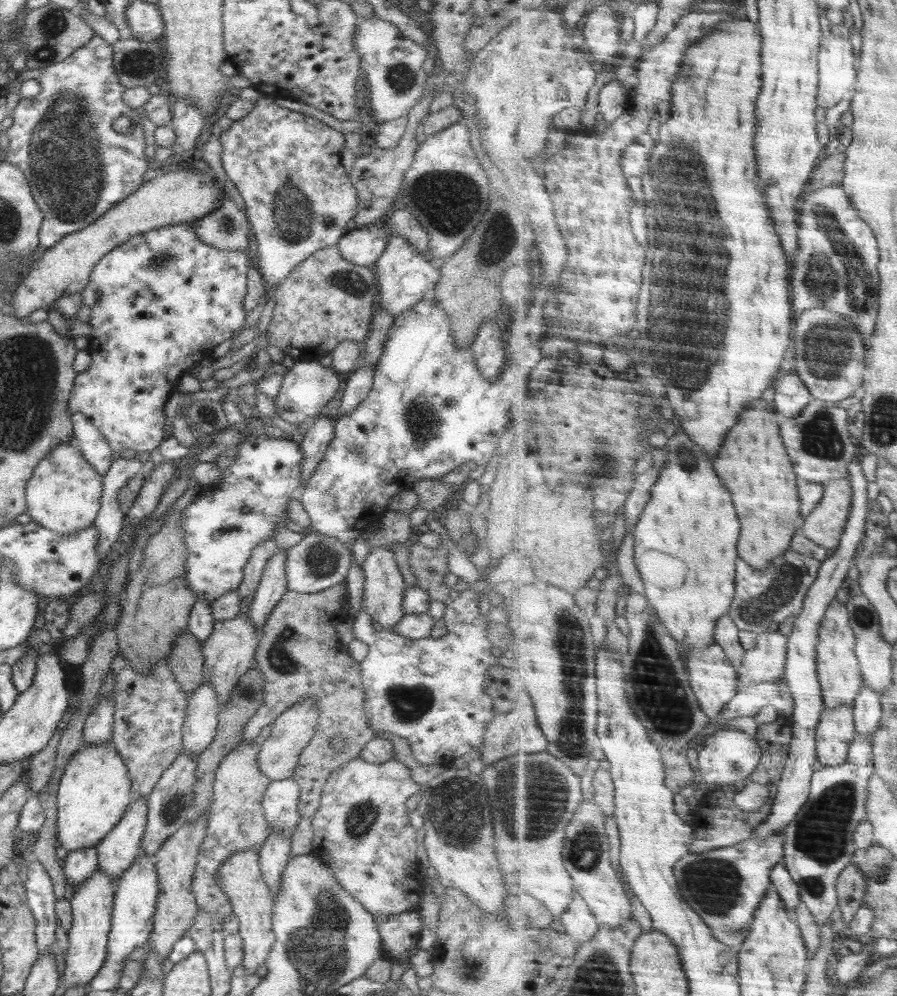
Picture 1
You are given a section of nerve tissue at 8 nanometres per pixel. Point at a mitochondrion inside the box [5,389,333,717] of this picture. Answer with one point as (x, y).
(280, 656)

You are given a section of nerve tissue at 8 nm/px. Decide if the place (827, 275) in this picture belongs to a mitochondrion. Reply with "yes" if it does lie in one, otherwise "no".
yes

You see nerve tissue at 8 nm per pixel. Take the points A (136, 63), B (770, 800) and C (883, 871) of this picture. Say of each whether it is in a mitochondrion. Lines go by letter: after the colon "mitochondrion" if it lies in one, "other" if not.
A: mitochondrion
B: other
C: mitochondrion

